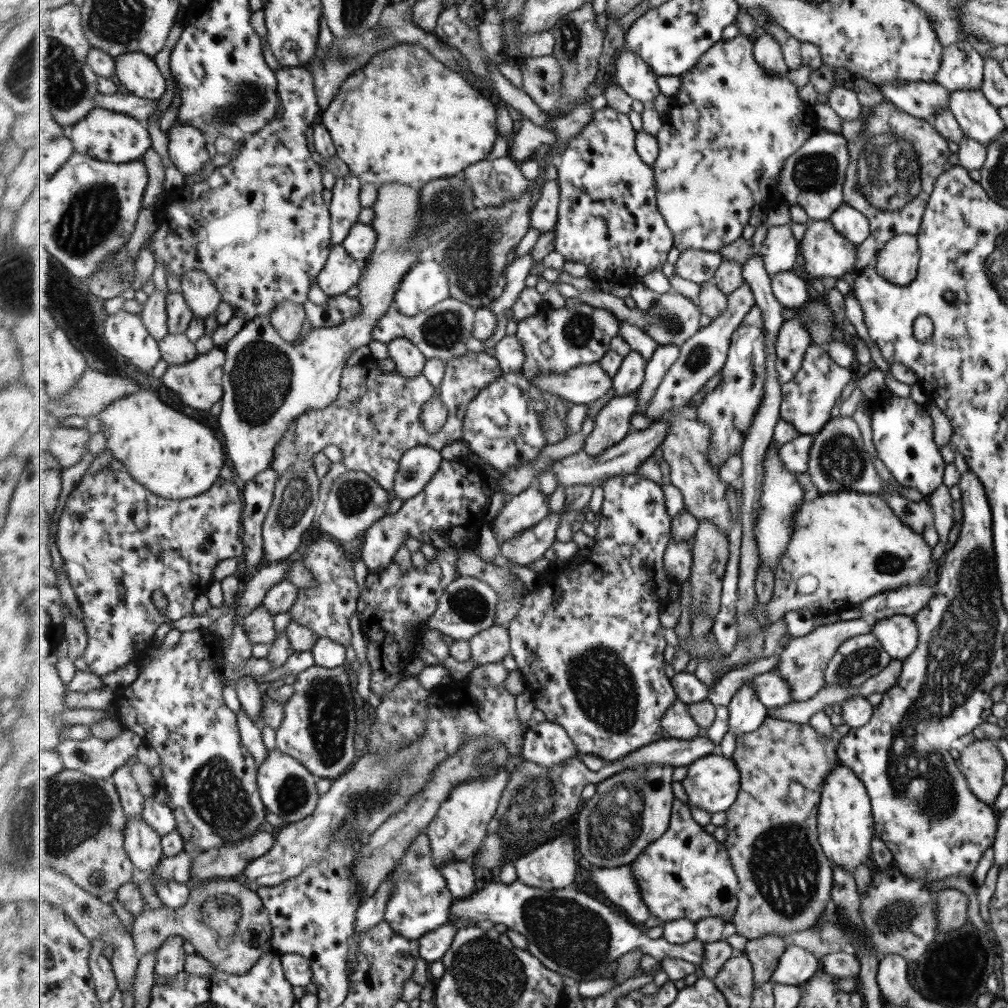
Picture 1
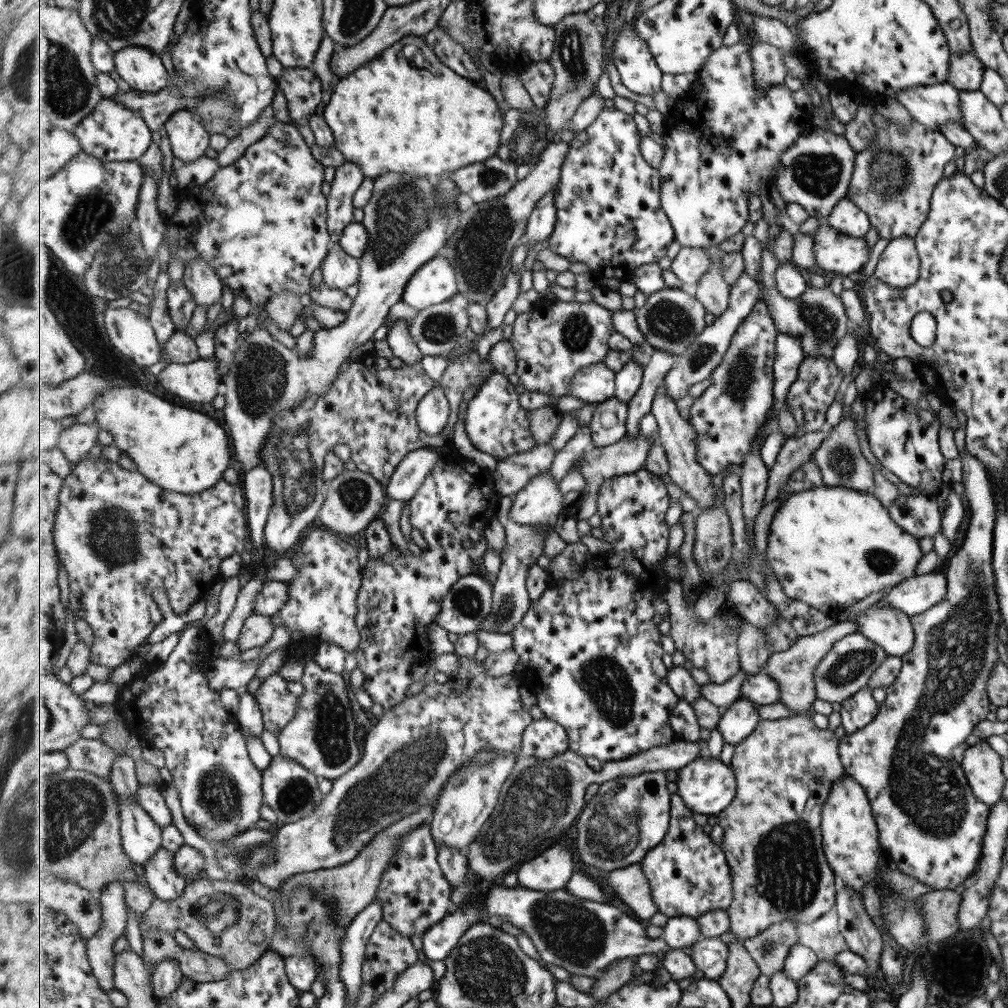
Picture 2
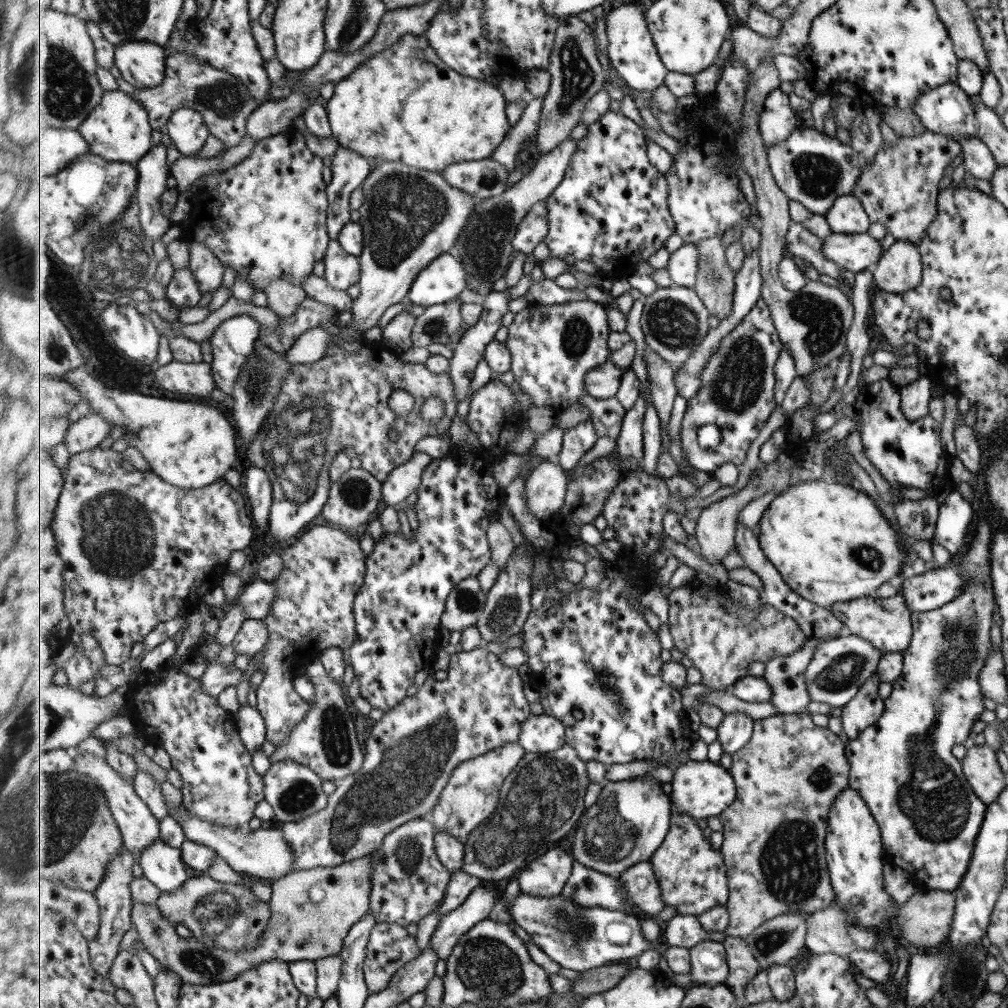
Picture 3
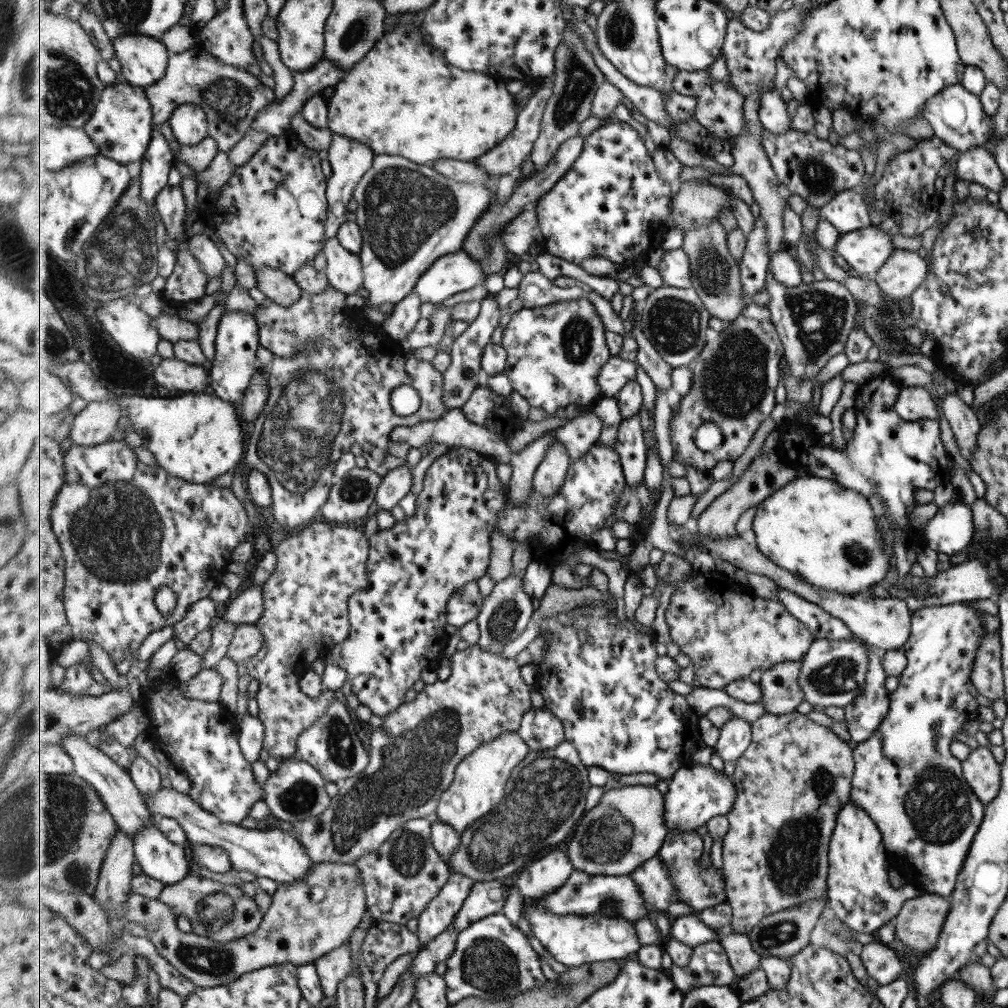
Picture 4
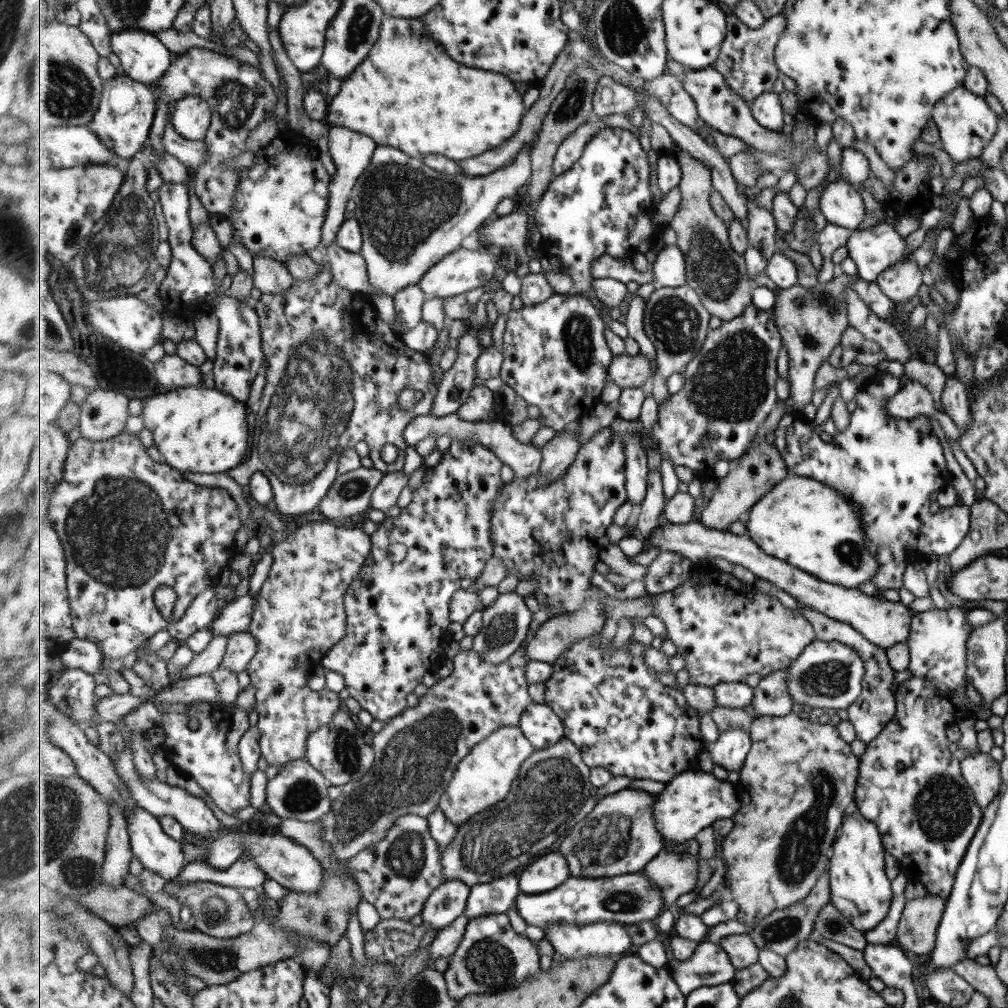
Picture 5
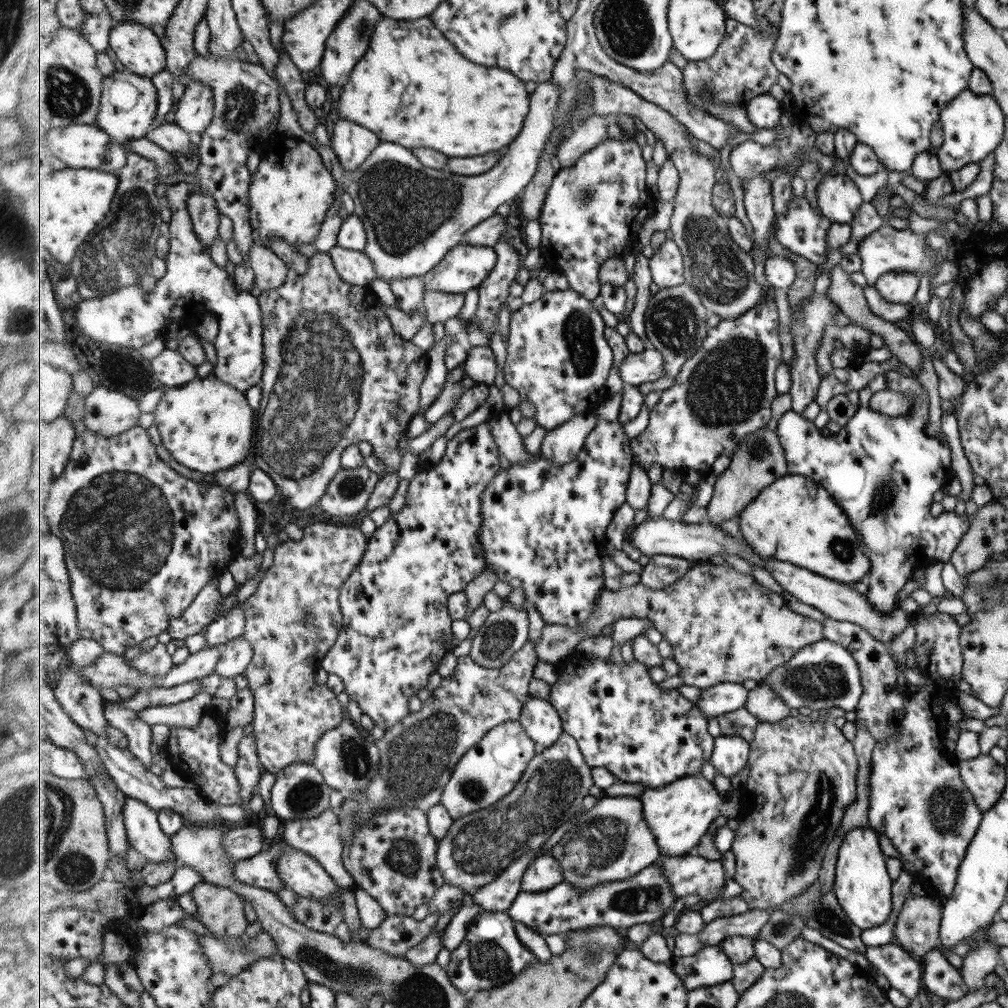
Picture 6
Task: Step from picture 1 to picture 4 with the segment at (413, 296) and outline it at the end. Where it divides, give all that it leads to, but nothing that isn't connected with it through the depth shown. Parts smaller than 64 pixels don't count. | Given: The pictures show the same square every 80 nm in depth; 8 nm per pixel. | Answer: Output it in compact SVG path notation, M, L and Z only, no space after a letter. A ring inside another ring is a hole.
M464 249L441 257L416 286L423 303L440 303L460 292L483 285L489 275Z

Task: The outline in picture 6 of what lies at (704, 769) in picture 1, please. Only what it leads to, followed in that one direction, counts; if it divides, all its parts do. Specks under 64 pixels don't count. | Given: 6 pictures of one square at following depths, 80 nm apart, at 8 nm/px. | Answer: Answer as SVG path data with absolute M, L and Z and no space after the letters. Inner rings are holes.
M702 774L681 778L680 781L659 789L647 789L641 802L644 805L645 822L655 834L663 856L691 854L703 836L710 831L715 819L719 816L737 819L746 803L744 796L737 790L733 790L731 798L727 800L725 796L721 796L715 783L709 782Z

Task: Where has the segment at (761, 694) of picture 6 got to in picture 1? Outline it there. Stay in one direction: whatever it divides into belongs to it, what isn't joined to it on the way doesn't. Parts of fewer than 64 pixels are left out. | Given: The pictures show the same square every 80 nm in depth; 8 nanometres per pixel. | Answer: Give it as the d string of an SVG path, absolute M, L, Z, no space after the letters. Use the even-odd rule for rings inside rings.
M867 619L842 620L827 625L819 625L803 636L792 637L791 642L779 654L780 662L775 669L779 669L787 682L790 682L794 701L807 700L824 686L824 668L839 645L852 636L869 633L871 627L870 621Z

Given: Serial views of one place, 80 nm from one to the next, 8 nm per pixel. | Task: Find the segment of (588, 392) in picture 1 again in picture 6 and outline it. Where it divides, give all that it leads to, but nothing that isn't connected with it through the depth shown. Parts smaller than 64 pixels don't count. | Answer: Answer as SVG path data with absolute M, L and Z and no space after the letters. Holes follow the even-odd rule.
M657 349L645 350L629 354L619 367L619 372L626 385L637 387L643 382L655 382L668 376L664 364L663 355Z

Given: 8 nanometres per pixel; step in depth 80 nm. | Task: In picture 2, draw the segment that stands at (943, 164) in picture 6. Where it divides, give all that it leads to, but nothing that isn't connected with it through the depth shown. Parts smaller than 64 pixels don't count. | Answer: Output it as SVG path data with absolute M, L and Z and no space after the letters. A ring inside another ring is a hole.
M942 83L931 86L911 86L904 88L897 91L894 94L894 98L907 110L912 119L915 119L929 130L939 131L940 126L947 121L959 123L960 127L962 127L962 122L960 122L962 119L960 118L961 102L958 99L958 92L959 90L951 87L951 85Z

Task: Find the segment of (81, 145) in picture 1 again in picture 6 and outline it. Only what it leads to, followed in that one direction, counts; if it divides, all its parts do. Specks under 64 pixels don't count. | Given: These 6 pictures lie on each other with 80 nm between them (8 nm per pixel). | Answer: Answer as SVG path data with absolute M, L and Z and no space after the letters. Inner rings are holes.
M126 68L115 71L104 78L101 110L95 124L119 144L144 139L154 126L158 101L158 89L151 78L139 76Z

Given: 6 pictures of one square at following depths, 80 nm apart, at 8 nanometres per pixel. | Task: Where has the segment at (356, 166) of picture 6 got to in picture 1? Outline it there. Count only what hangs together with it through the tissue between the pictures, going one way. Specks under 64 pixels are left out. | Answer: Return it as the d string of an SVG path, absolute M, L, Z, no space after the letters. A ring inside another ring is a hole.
M350 172L349 176L338 177L331 189L332 199L329 206L332 214L333 246L342 245L353 226L359 222L362 185L358 174Z

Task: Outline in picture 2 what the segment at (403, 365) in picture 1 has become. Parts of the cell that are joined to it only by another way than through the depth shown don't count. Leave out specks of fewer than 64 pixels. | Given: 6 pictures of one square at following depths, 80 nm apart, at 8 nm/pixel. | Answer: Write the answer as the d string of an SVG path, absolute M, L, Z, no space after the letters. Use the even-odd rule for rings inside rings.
M397 320L391 326L387 343L395 357L401 359L405 366L415 366L422 363L424 355L410 333L411 325L405 320Z

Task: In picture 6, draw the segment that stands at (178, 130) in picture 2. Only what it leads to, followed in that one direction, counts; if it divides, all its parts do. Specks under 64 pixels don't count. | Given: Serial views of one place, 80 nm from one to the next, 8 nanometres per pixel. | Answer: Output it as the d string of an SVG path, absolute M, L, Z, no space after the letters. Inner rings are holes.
M191 81L177 96L171 119L193 137L201 137L213 122L214 96L211 87Z

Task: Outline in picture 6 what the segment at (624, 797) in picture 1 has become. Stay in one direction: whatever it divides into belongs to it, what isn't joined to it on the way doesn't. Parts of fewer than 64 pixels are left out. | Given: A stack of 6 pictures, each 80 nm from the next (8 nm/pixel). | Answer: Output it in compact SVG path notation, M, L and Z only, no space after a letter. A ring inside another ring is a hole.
M604 796L551 848L564 868L565 881L577 890L591 890L603 883L631 878L653 865L662 855L655 834L647 826L640 798Z

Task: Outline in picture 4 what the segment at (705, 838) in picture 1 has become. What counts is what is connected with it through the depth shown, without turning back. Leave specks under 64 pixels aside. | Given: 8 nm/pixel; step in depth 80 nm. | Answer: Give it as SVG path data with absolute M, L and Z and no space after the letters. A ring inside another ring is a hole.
M671 830L668 833L668 840L658 854L664 864L668 866L668 871L672 874L672 880L677 886L677 895L681 902L689 907L695 908L699 912L709 907L715 907L728 901L726 892L726 878L723 869L719 872L715 866L710 865L708 869L701 868L701 858L705 854L703 838L699 832L683 832L683 830Z

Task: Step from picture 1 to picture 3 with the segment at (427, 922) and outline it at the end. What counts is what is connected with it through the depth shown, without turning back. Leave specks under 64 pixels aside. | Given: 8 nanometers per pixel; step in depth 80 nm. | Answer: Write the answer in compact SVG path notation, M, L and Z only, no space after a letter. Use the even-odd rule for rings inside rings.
M430 817L415 819L397 828L384 839L381 849L372 857L374 873L370 908L377 913L379 923L418 926L445 899L445 891L453 874L437 854L436 828Z

